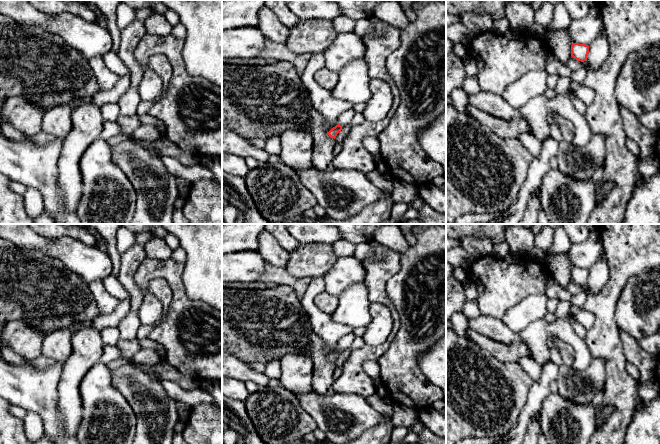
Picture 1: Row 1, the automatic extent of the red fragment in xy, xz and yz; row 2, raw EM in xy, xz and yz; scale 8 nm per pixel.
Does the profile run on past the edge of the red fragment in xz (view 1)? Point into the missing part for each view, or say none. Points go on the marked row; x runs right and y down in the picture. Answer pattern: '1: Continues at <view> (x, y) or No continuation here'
1: Continues at xz (345, 118)

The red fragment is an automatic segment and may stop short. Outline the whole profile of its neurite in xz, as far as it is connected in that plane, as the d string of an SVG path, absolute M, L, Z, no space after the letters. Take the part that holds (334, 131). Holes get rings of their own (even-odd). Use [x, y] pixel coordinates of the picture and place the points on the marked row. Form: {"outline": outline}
{"outline": "M354 108L349 109L345 112L343 112L339 117L338 117L338 124L333 127L329 132L328 135L331 138L336 138L337 134L342 130L342 128L348 124L351 123L352 118L354 117L356 111Z"}

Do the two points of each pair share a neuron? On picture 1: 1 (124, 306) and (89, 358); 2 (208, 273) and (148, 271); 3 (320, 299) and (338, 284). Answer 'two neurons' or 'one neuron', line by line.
1: two neurons
2: two neurons
3: two neurons

